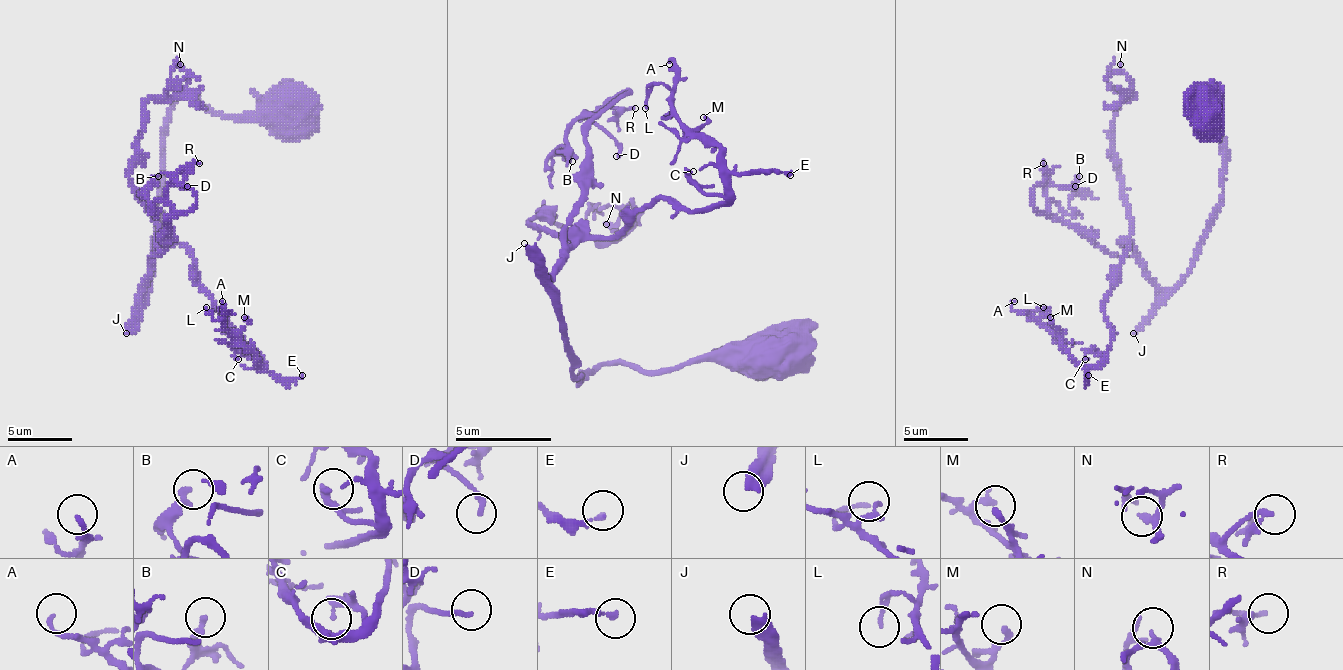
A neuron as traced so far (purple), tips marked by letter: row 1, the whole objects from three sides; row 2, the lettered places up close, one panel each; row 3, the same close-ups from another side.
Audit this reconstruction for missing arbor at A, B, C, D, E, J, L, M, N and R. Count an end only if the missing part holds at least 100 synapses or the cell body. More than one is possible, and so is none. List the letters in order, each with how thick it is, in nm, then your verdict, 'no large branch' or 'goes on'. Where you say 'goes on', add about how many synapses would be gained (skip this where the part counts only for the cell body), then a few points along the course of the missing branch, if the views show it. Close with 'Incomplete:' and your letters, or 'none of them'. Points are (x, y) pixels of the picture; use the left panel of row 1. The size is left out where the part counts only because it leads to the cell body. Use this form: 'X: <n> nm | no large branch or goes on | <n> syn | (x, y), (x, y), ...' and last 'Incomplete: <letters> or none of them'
A: 150 nm | no large branch
B: 240 nm | no large branch
C: 220 nm | no large branch
D: 190 nm | no large branch
E: 190 nm | no large branch
J: 320 nm | goes on | 650 syn
L: 160 nm | no large branch
M: 180 nm | no large branch
N: 180 nm | no large branch
R: 150 nm | no large branch
Incomplete: J

